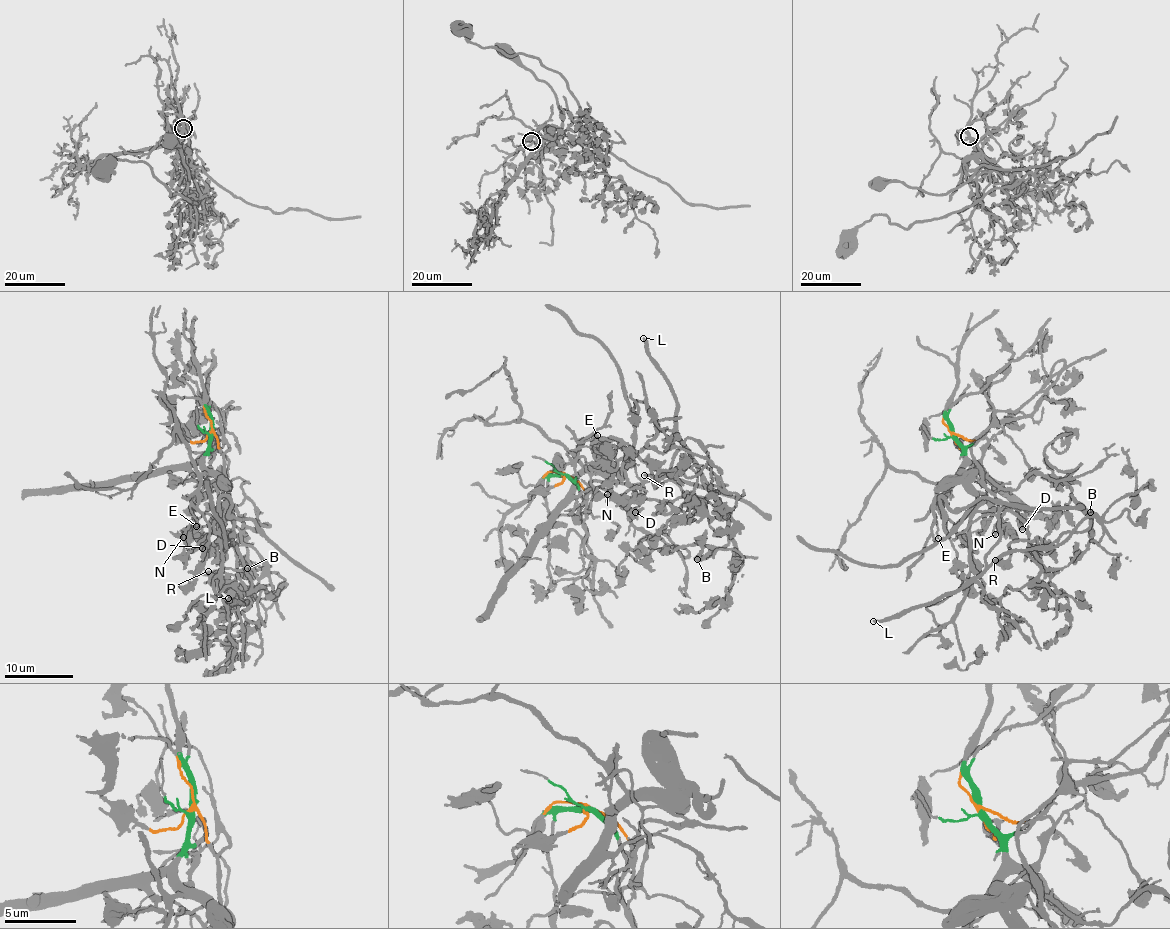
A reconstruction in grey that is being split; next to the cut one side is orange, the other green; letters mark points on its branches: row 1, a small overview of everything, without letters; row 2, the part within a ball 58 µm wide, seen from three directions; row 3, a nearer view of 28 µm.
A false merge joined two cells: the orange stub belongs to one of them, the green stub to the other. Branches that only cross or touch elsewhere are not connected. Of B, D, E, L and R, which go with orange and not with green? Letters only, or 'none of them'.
B, D, L, R

